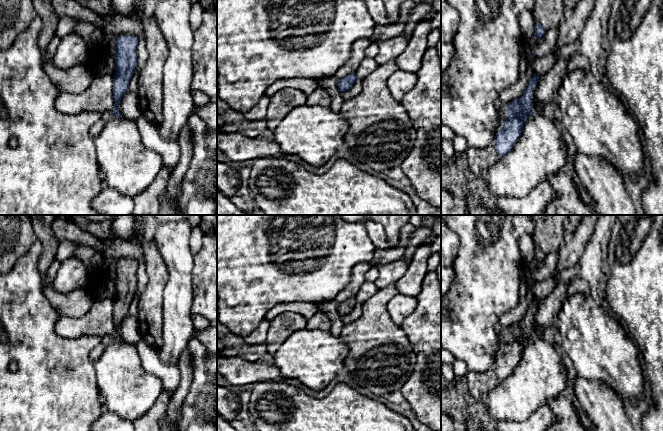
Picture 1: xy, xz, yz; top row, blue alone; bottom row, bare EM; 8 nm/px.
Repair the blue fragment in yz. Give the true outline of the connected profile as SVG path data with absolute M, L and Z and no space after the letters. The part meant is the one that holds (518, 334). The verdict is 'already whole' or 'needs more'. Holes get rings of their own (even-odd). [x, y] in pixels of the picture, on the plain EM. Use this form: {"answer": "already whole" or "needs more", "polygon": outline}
{"answer": "needs more", "polygon": "M533 298L523 319L498 335L495 363L484 373L467 373L441 390L441 411L460 427L472 420L473 405L481 402L500 381L507 378L521 360L527 343L534 338L533 319L539 300Z"}

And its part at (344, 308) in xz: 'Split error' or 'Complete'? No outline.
Complete

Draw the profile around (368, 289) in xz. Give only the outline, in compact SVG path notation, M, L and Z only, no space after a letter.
M364 282L355 296L357 303L364 304L378 290L378 287L374 283Z

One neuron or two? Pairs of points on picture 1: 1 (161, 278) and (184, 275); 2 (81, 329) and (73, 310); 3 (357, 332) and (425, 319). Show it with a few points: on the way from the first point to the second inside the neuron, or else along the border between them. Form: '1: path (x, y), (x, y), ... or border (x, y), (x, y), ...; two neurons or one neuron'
1: border (160, 255), (168, 273), (163, 300); two neurons
2: border (93, 301), (90, 308), (80, 317), (62, 317); two neurons
3: border (399, 326), (412, 346); two neurons

